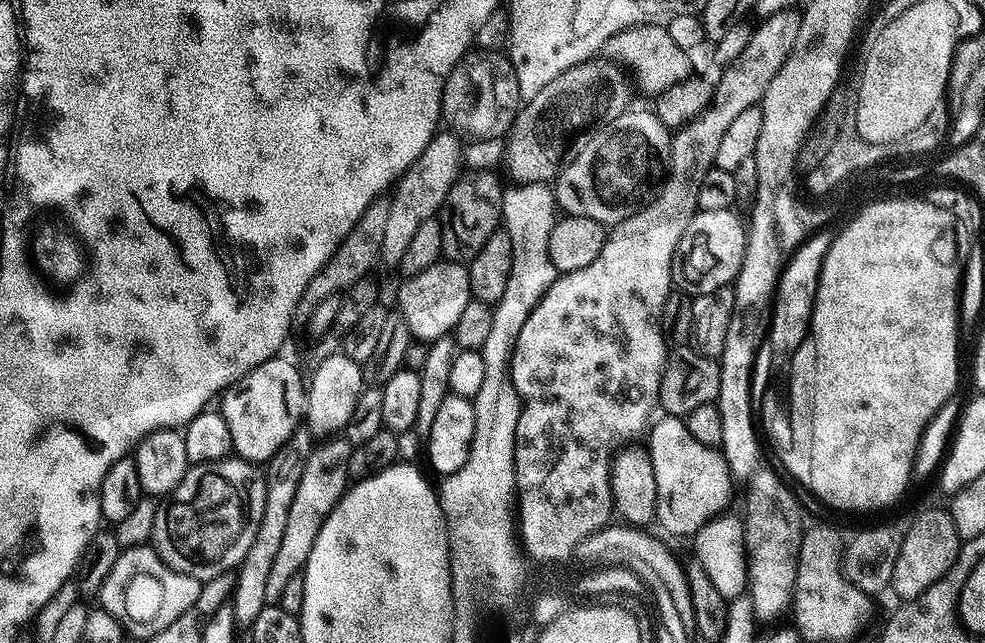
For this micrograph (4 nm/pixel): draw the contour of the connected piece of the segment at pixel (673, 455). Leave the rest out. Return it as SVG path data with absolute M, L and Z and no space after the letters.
M667 414L661 415L651 425L647 440L646 451L654 466L654 482L658 482L655 521L672 536L695 537L697 530L707 520L721 515L732 500L734 477L723 451L702 446L702 442L690 434L687 423L681 417Z

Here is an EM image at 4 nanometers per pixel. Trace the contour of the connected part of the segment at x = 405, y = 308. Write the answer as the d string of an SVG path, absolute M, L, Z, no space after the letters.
M447 258L403 282L398 310L409 323L413 337L420 342L431 342L449 335L455 329L458 318L462 318L462 310L466 310L468 303L474 299L467 267Z

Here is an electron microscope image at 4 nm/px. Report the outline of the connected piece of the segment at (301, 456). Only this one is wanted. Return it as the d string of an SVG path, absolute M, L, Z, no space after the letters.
M298 430L282 446L282 450L278 450L278 454L266 461L266 506L262 522L258 526L258 534L254 534L250 550L246 550L246 558L235 573L236 587L230 597L237 625L250 626L266 606L266 577L269 576L274 558L282 546L290 506L294 503L294 494L298 494L298 482L302 482L302 470L306 470L308 455L312 453L313 447L313 434L308 430Z

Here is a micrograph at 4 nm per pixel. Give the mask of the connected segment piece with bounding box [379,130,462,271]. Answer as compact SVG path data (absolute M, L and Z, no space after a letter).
M440 130L433 136L432 141L422 150L420 157L409 167L408 171L397 181L388 205L387 220L385 225L385 237L382 238L382 250L380 251L379 263L381 267L390 270L399 269L402 257L414 238L415 231L423 222L433 219L444 204L446 194L450 192L457 176L461 175L460 168L460 145L451 131Z

